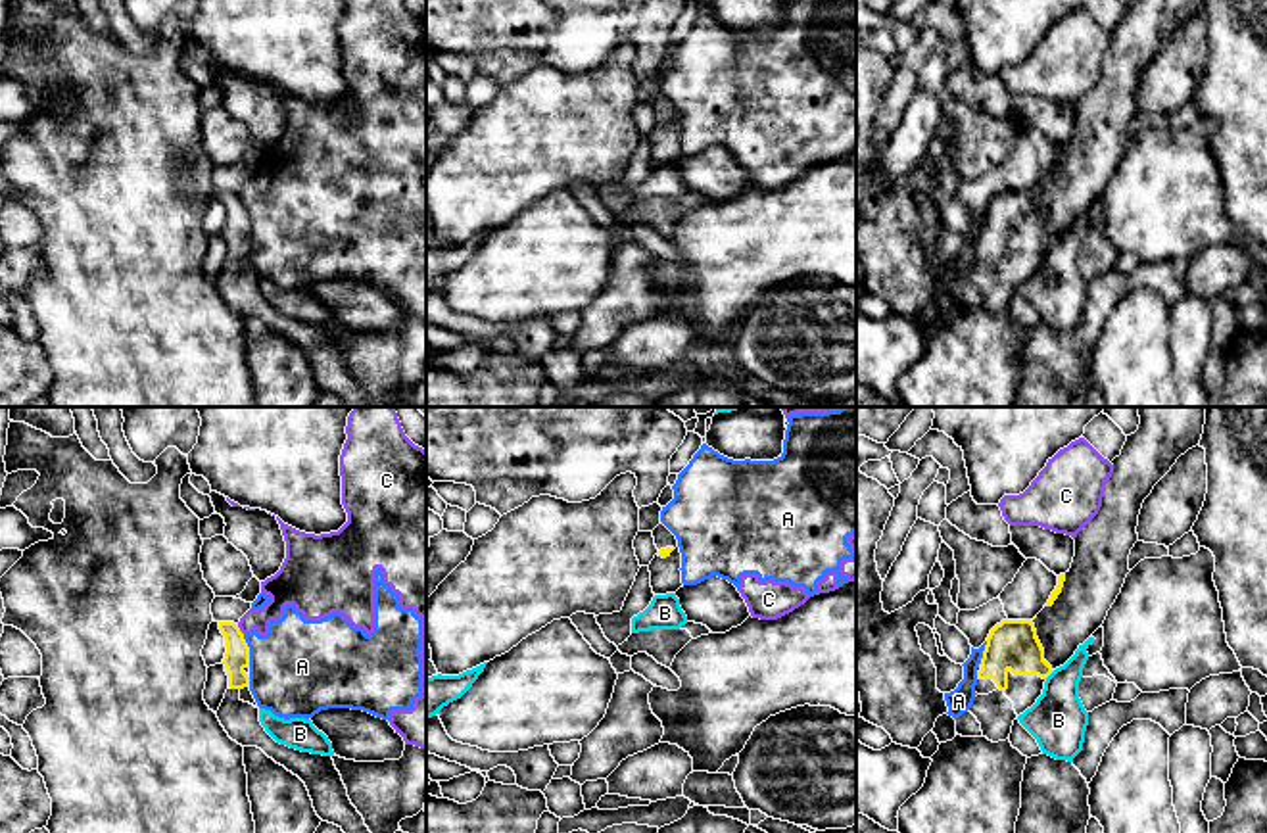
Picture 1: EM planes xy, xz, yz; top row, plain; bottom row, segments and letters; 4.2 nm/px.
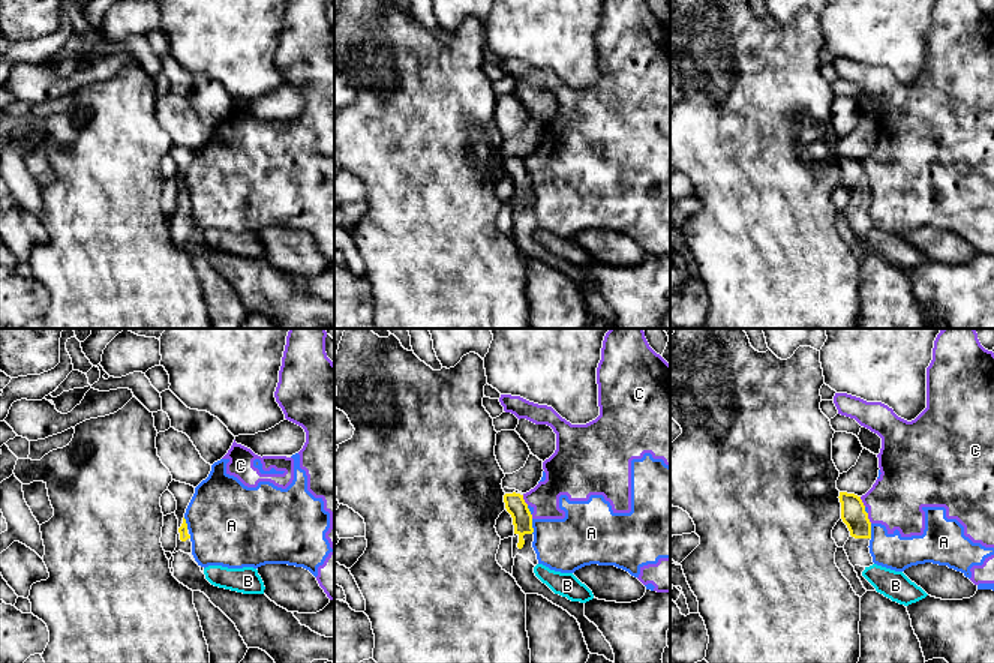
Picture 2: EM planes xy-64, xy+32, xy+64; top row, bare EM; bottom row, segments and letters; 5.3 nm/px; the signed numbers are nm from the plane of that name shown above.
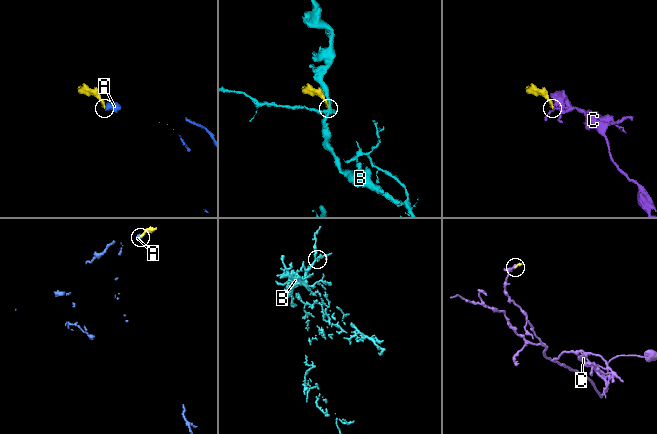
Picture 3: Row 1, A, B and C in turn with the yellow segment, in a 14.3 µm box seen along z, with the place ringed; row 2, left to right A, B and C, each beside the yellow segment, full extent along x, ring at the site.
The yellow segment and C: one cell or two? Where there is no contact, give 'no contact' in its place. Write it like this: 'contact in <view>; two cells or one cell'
contact in xy; two cells

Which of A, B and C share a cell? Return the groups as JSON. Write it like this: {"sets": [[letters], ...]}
{"sets": [["A", "C"], ["B"]]}

